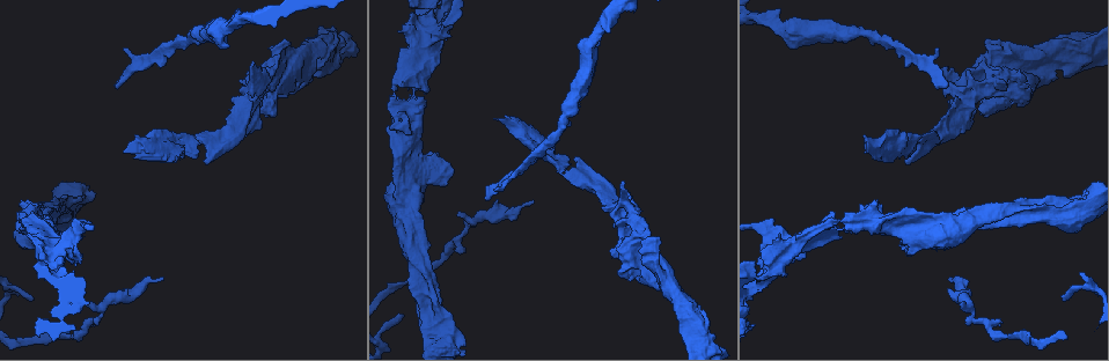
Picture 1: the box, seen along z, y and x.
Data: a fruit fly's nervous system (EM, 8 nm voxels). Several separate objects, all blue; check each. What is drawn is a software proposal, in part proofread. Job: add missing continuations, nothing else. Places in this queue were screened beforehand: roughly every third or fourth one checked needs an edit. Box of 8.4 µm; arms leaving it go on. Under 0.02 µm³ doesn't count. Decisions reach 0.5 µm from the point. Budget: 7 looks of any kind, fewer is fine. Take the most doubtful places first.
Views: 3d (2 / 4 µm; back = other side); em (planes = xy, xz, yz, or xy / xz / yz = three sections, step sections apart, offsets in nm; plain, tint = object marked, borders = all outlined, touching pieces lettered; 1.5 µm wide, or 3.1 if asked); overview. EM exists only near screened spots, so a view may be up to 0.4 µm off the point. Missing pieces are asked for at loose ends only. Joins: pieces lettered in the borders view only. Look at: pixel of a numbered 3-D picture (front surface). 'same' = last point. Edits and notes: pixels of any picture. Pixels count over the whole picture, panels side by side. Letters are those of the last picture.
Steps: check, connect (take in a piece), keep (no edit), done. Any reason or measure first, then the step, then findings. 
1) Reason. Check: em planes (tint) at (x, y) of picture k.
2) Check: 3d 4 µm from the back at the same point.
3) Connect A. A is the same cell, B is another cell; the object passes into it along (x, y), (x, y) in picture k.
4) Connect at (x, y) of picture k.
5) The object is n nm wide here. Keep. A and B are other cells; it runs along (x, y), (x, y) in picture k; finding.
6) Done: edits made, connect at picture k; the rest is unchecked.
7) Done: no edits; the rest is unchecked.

An open end. Check: 3d 2 µm at (532, 203) of picture 1.

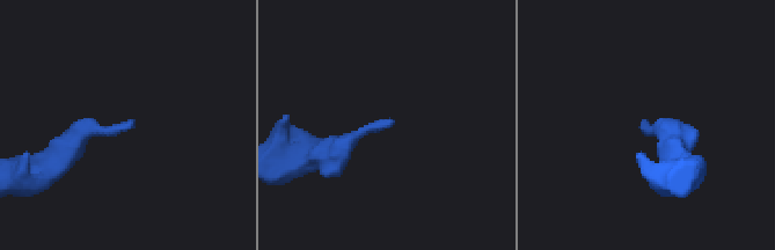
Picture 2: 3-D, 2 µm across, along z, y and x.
Need the tissue. Check: em planes (plain) at (134, 122) of picture 2.

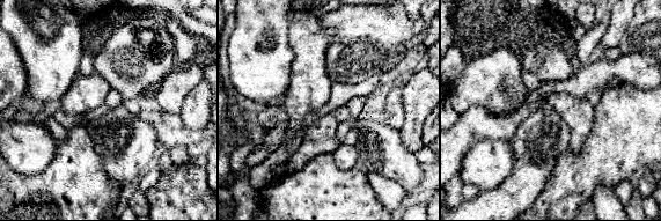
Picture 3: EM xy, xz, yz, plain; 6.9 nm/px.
What lies round it. Check: em planes (borders) at the same point.

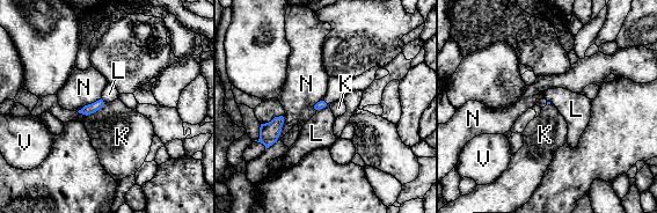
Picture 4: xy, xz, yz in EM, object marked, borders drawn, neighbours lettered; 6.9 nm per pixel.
Keep. K, L, N and V are other cells; a border runs along (327, 104), (318, 110) in picture 4; no lettered piece goes on from it.

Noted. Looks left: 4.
Free end. Check: 3d 2 µm from the back at (947, 84) of picture 1.

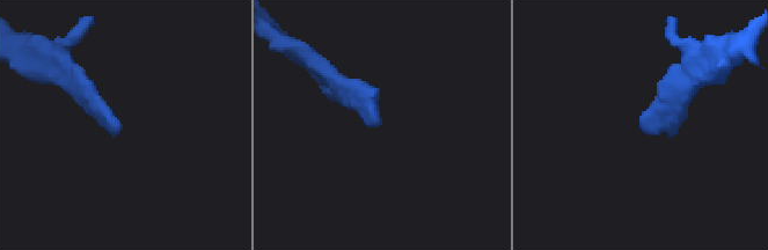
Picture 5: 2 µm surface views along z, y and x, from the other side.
Need the tissue. Check: em xy step 4 (tint) at (642, 123) of picture 5.

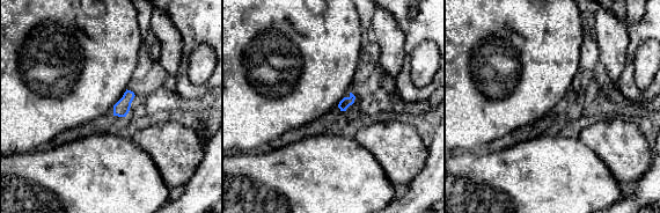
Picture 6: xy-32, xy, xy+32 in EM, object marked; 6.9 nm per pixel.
Check: em planes (borders) at the same point.

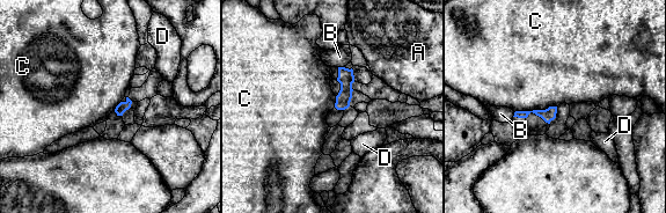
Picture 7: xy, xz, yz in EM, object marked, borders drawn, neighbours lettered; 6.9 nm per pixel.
Keep. A, B, C and D are other cells; a border runs along (556, 105), (514, 112) in picture 7; none of them fits.

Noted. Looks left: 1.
Done: no edits; the rest is unchecked.

